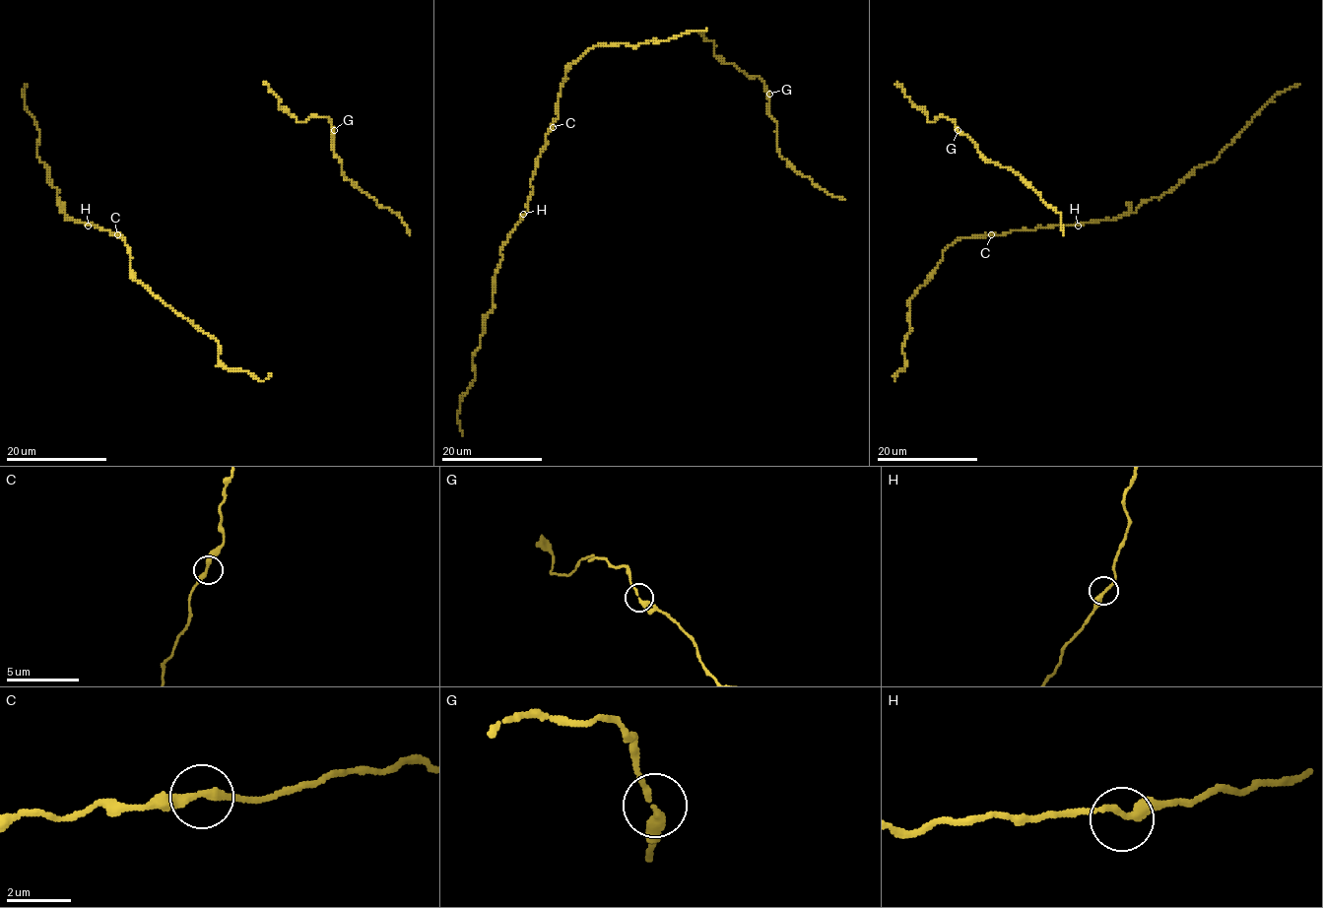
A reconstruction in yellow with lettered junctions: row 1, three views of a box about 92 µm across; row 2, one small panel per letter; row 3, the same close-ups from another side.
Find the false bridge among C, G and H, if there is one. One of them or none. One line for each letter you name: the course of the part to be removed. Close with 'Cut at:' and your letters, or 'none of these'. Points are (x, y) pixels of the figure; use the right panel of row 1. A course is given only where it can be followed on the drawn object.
Cut at: none of these

